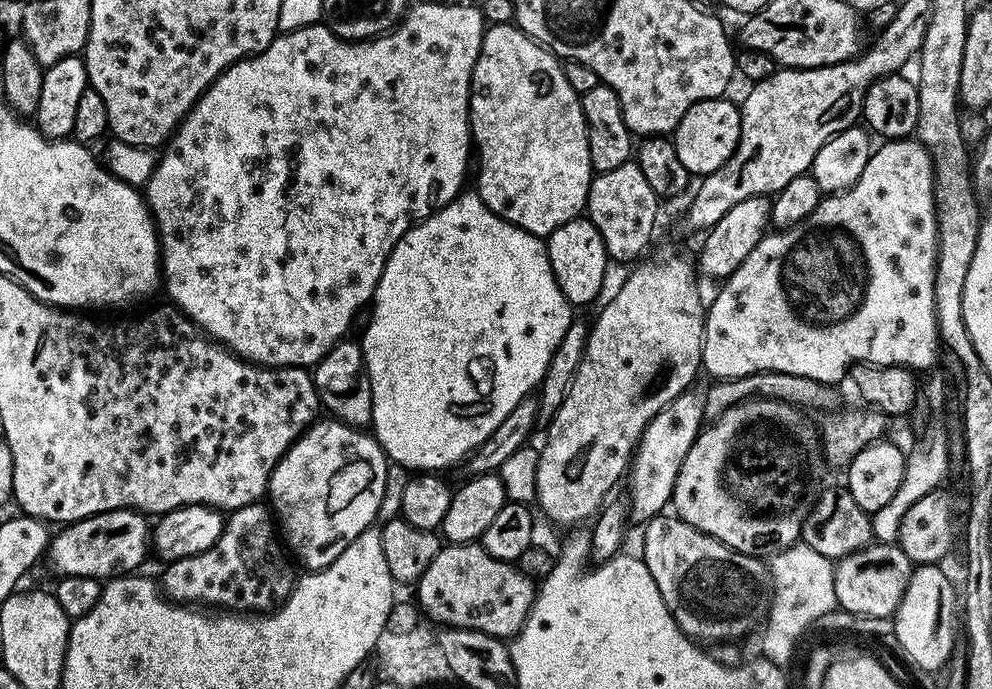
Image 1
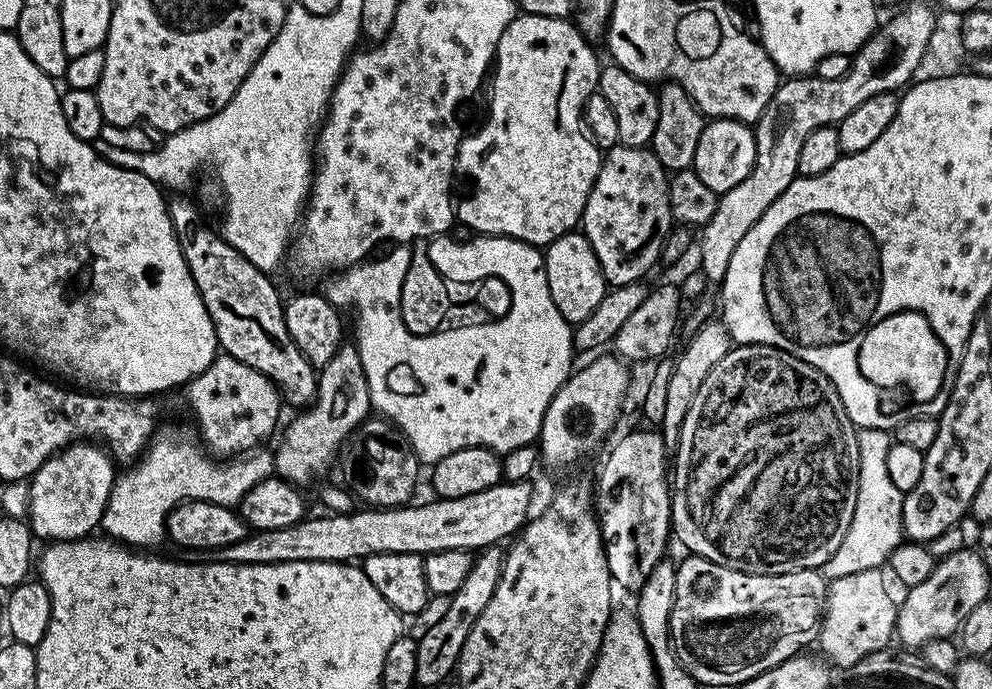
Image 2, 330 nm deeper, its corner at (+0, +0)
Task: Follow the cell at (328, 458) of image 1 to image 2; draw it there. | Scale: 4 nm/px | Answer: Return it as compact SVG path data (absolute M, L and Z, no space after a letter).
M345 342L341 344L338 354L326 362L326 366L319 369L317 392L314 401L303 409L292 420L292 425L284 432L284 437L280 440L280 449L274 452L274 468L277 473L288 483L297 486L305 486L311 482L315 476L324 476L332 468L332 463L337 463L338 457L352 431L355 430L362 421L369 419L373 411L370 390L366 382L366 370L362 366L360 352L355 343Z

